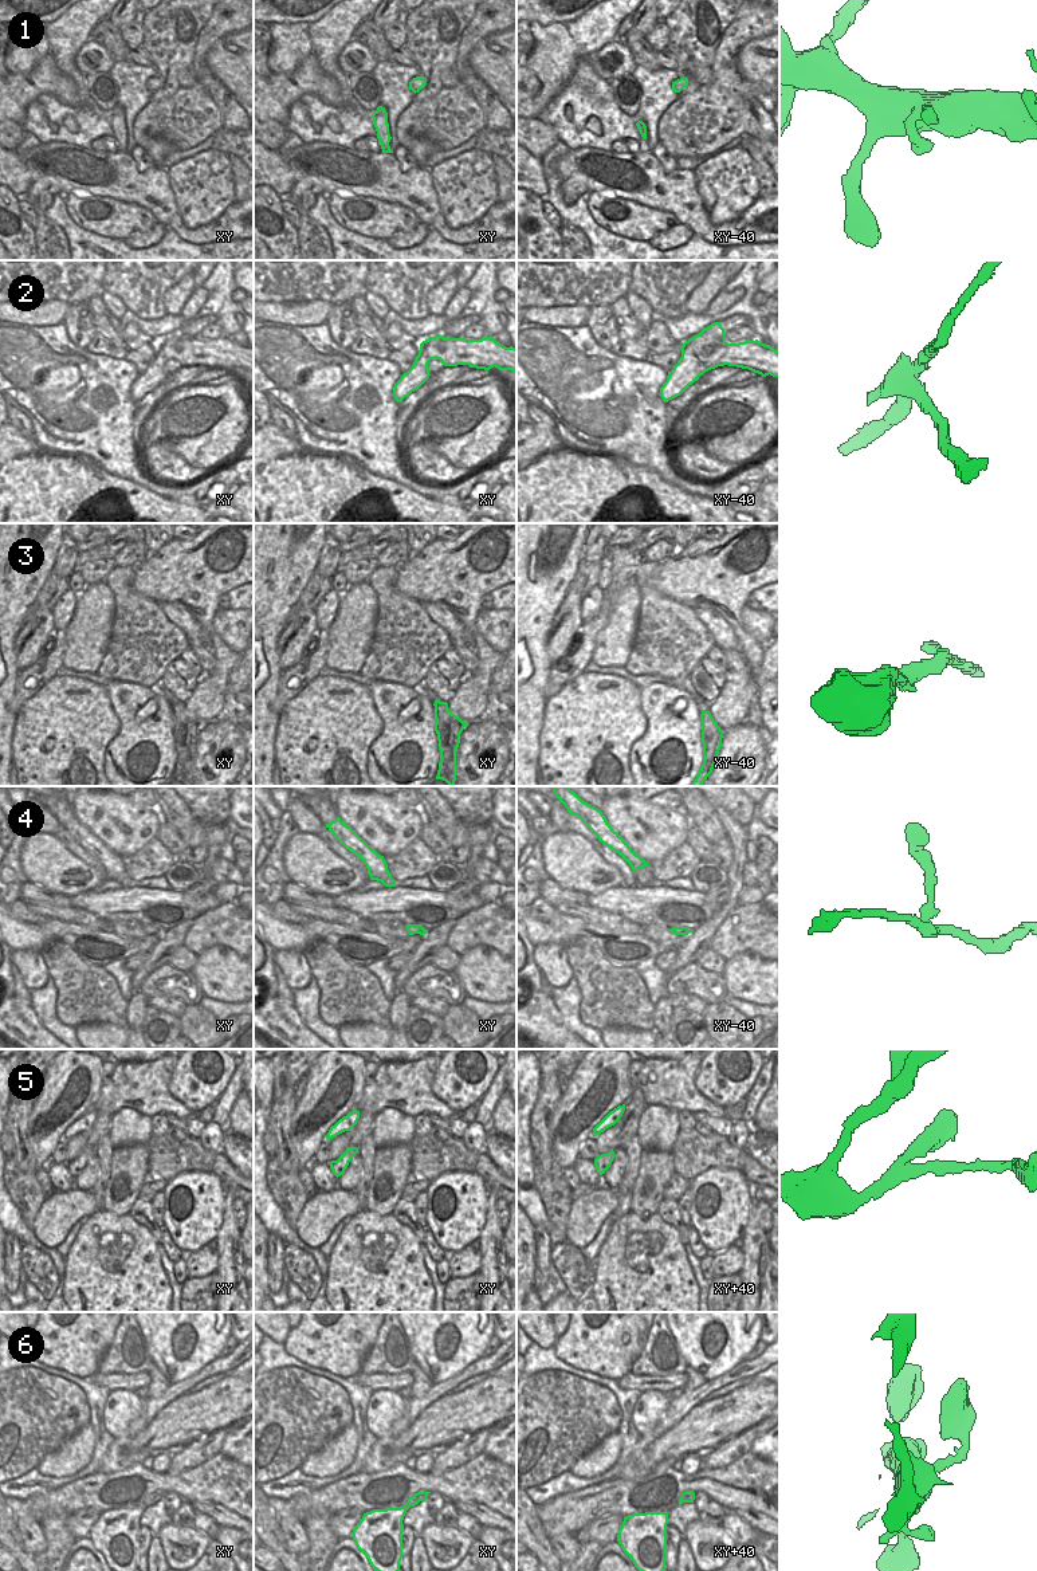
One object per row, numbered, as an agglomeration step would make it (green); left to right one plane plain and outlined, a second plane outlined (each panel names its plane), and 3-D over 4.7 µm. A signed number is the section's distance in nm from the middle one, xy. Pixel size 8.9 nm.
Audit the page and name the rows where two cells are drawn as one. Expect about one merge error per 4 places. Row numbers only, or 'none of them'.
2, 3.

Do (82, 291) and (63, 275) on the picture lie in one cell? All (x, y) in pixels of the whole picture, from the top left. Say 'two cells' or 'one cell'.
one cell

